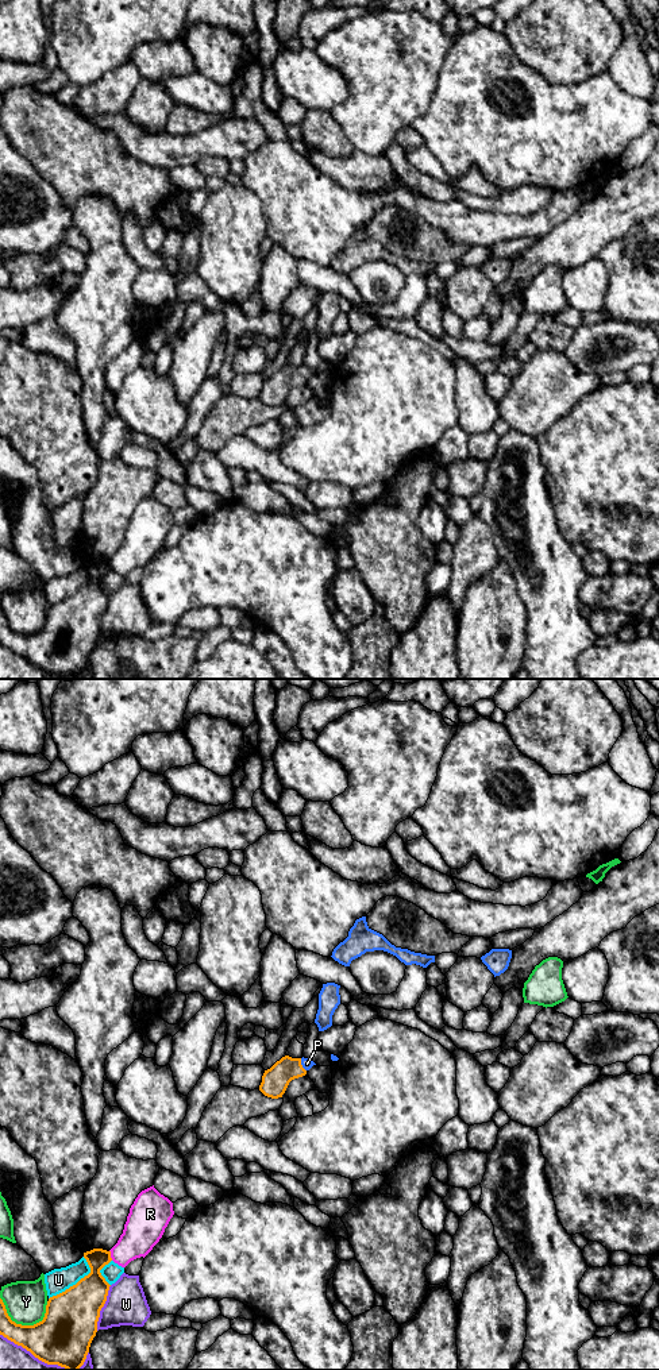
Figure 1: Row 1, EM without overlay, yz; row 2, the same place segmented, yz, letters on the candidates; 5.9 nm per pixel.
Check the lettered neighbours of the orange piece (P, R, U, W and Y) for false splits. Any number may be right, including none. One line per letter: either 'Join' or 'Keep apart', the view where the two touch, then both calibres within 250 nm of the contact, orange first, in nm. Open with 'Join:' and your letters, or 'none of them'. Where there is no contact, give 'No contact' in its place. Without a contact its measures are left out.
Join: P
P: Join. Touches orange in yz. Thickness 160 nm (orange) against 70 nm
R: Keep apart. Touches orange in yz. Thickness 200 nm (orange) against 220 nm
U: Keep apart. Touches orange in yz. Thickness 320 nm (orange) against 140 nm
W: Keep apart. Touches orange in yz. Thickness 320 nm (orange) against 240 nm
Y: Keep apart. Touches orange in yz. Thickness 300 nm (orange) against 240 nm

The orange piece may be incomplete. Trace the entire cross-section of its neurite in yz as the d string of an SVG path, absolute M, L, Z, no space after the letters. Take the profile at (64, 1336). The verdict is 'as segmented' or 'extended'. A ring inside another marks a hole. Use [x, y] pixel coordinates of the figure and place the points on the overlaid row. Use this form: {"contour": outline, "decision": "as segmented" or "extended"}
{"contour": "M103 1249L86 1251L84 1258L90 1273L50 1297L43 1320L34 1325L12 1321L0 1298L0 1335L47 1365L78 1370L96 1336L100 1311L111 1286L100 1270L112 1261L111 1251Z", "decision": "as segmented"}

